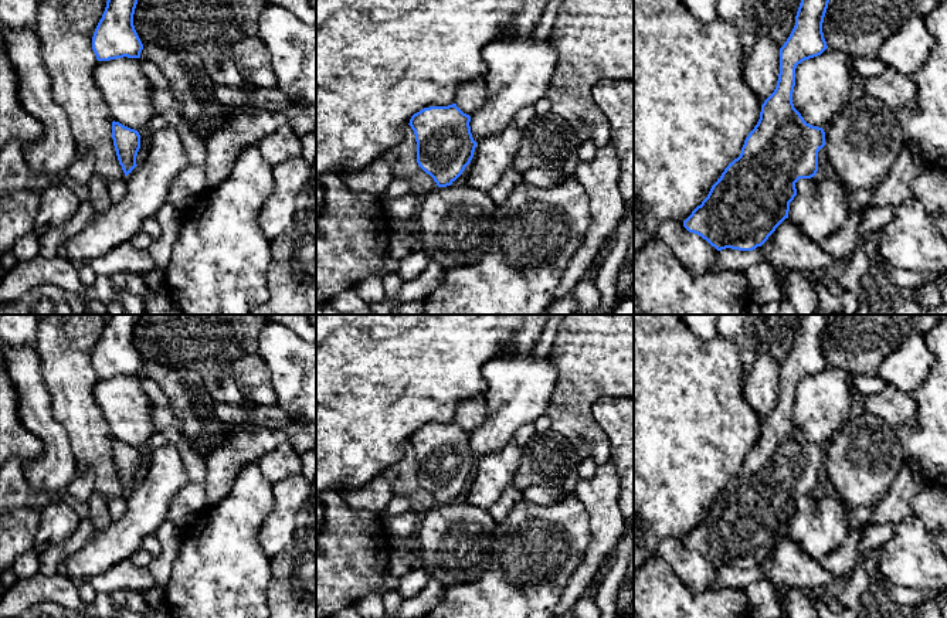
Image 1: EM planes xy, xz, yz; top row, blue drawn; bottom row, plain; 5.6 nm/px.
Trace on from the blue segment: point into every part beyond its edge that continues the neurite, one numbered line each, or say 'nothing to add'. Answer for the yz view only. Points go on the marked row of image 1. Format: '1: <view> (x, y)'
nothing to add

